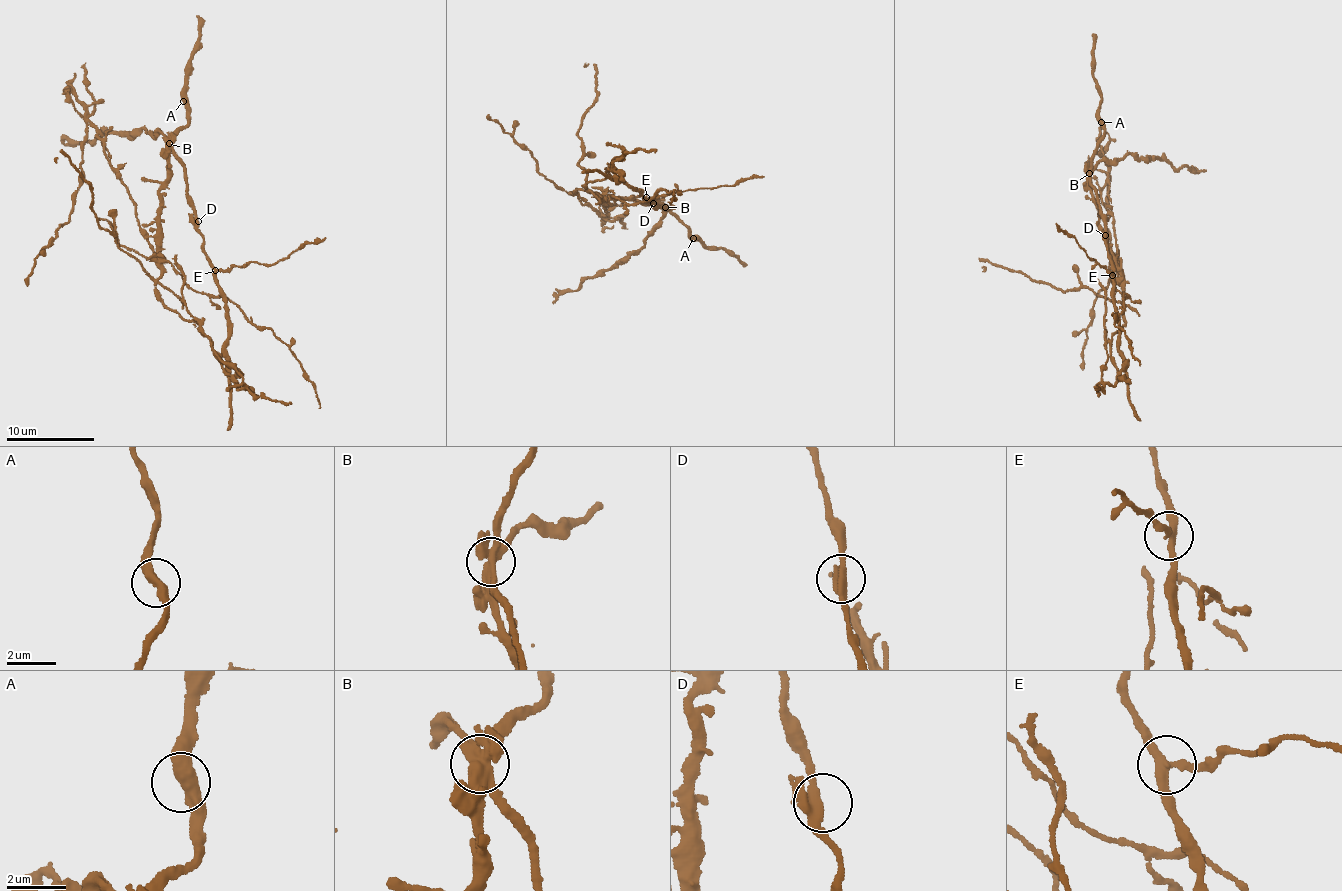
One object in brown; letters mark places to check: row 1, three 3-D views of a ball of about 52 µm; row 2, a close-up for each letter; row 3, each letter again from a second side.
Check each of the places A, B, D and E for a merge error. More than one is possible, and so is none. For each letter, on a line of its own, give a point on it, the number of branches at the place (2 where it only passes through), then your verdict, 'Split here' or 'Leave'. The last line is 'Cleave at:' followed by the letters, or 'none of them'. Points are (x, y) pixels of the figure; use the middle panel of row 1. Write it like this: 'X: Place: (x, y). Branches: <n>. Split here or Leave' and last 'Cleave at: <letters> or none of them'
A: Place: (693, 238). Branches: 2. Leave
B: Place: (665, 207). Branches: 5. Split here
D: Place: (653, 203). Branches: 3. Leave
E: Place: (646, 197). Branches: 3. Split here
Cleave at: B, E

